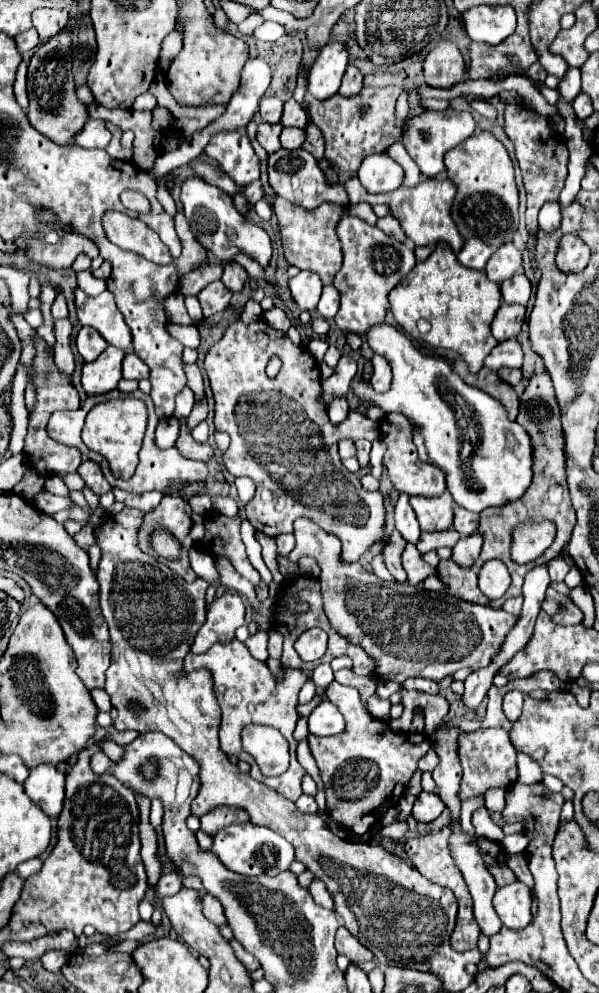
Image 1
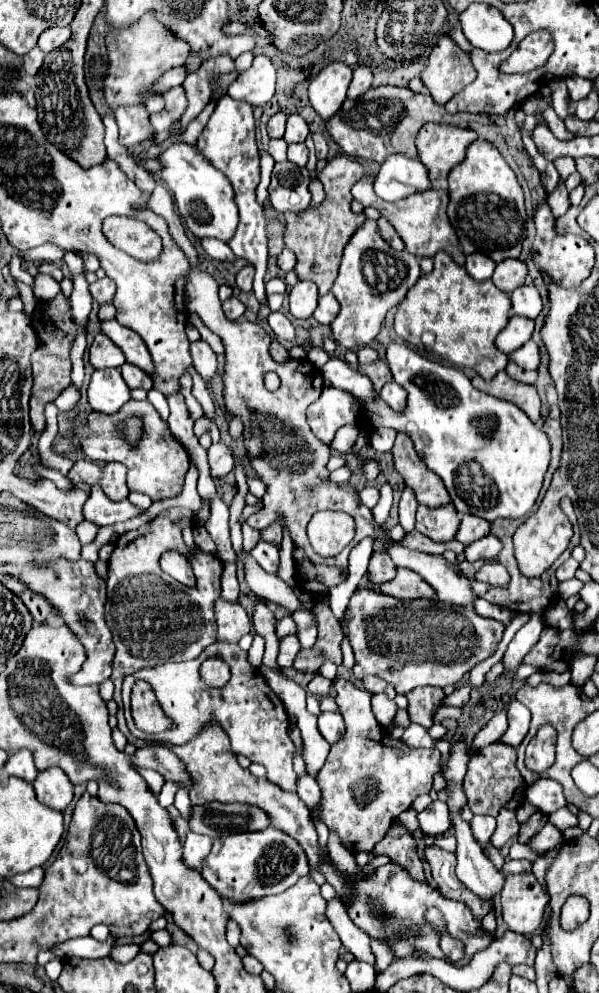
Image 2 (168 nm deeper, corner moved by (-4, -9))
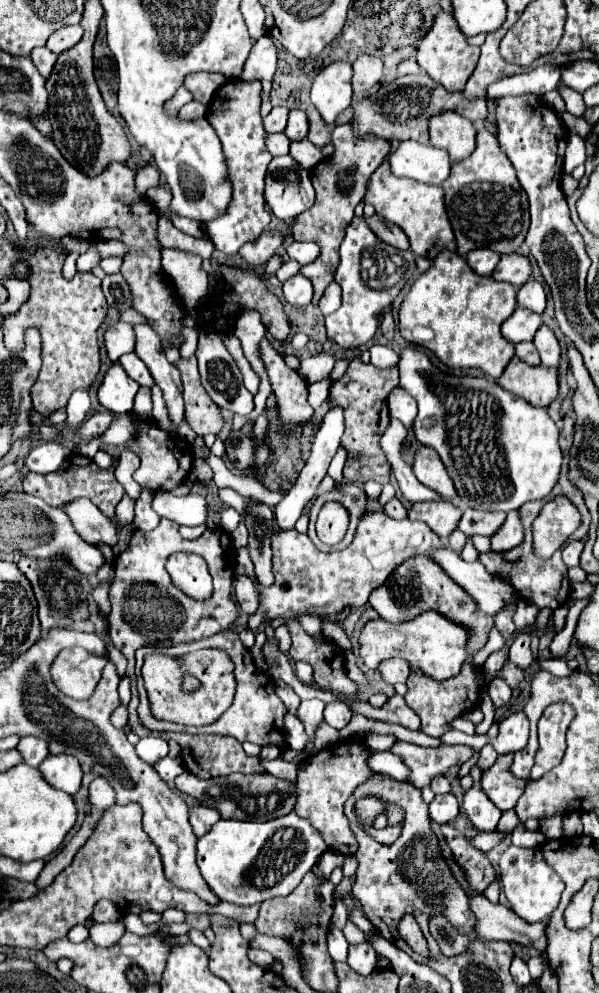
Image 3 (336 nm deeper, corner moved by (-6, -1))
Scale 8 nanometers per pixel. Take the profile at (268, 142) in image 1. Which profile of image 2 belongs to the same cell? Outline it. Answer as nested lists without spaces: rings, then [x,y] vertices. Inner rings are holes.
[[[269,140],[267,150],[269,150],[269,154],[273,156],[275,162],[287,160],[287,142],[285,140]]]

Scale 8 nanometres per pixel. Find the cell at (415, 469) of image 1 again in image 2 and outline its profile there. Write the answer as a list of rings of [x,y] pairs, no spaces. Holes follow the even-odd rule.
[[[403,432],[397,434],[395,446],[393,446],[393,458],[395,458],[397,472],[405,478],[405,484],[411,486],[419,504],[437,508],[437,506],[443,506],[451,502],[449,494],[443,486],[443,480],[439,480],[439,476],[435,476],[435,472],[431,472],[419,460],[417,452],[413,450],[411,438]]]

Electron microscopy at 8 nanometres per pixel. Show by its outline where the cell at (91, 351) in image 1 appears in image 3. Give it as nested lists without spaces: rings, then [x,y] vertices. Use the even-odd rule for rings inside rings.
[[[117,322],[105,330],[105,348],[111,362],[117,362],[121,354],[129,354],[135,348],[135,334],[131,324]]]

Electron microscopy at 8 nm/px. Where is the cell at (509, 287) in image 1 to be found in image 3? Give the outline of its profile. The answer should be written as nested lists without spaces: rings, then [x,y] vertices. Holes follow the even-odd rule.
[[[533,278],[529,282],[525,282],[525,286],[521,286],[519,292],[517,292],[517,304],[521,308],[527,308],[527,310],[541,314],[545,310],[545,290],[543,290],[543,286]]]

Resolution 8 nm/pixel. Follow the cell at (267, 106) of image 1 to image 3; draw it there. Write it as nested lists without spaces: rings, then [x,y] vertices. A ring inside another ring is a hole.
[[[273,108],[269,112],[269,116],[263,120],[263,126],[265,130],[271,134],[271,132],[283,132],[285,126],[287,126],[287,114],[289,110],[287,108]]]

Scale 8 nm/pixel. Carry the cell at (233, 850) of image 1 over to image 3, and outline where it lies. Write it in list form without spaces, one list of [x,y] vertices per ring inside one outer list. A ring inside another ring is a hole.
[[[291,812],[267,822],[219,820],[199,838],[197,862],[201,876],[219,900],[251,906],[275,896],[291,894],[325,850],[327,844],[309,820]]]

